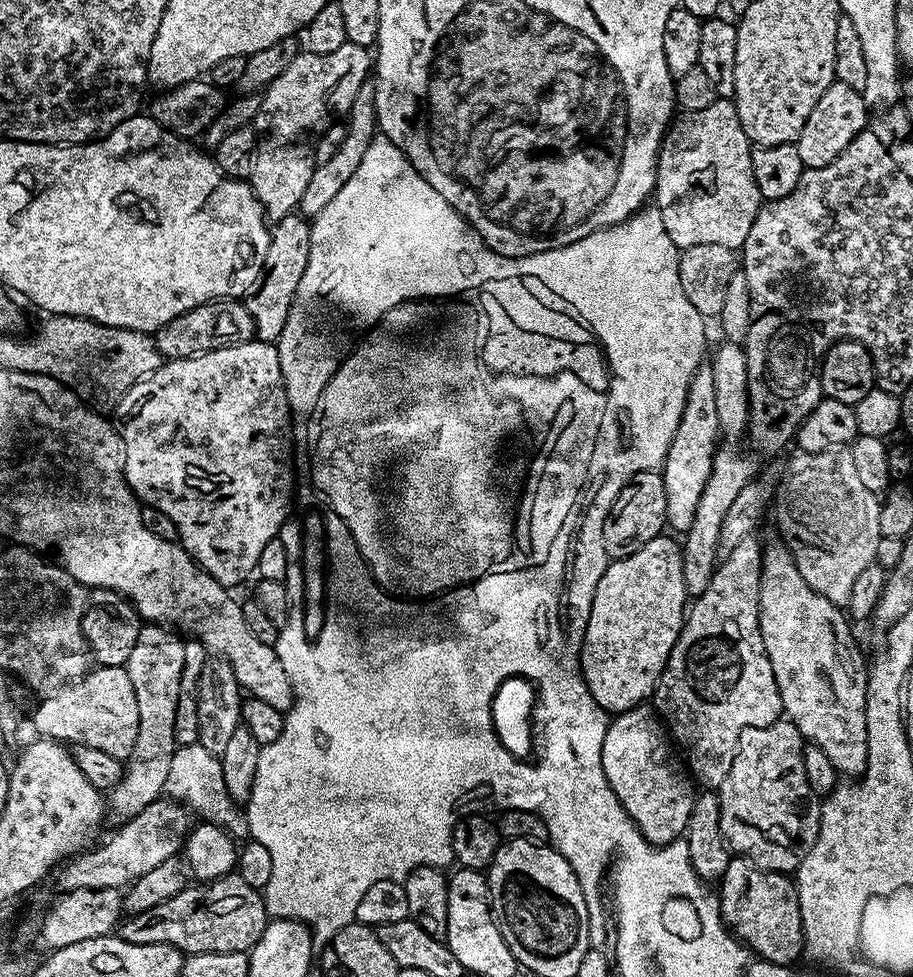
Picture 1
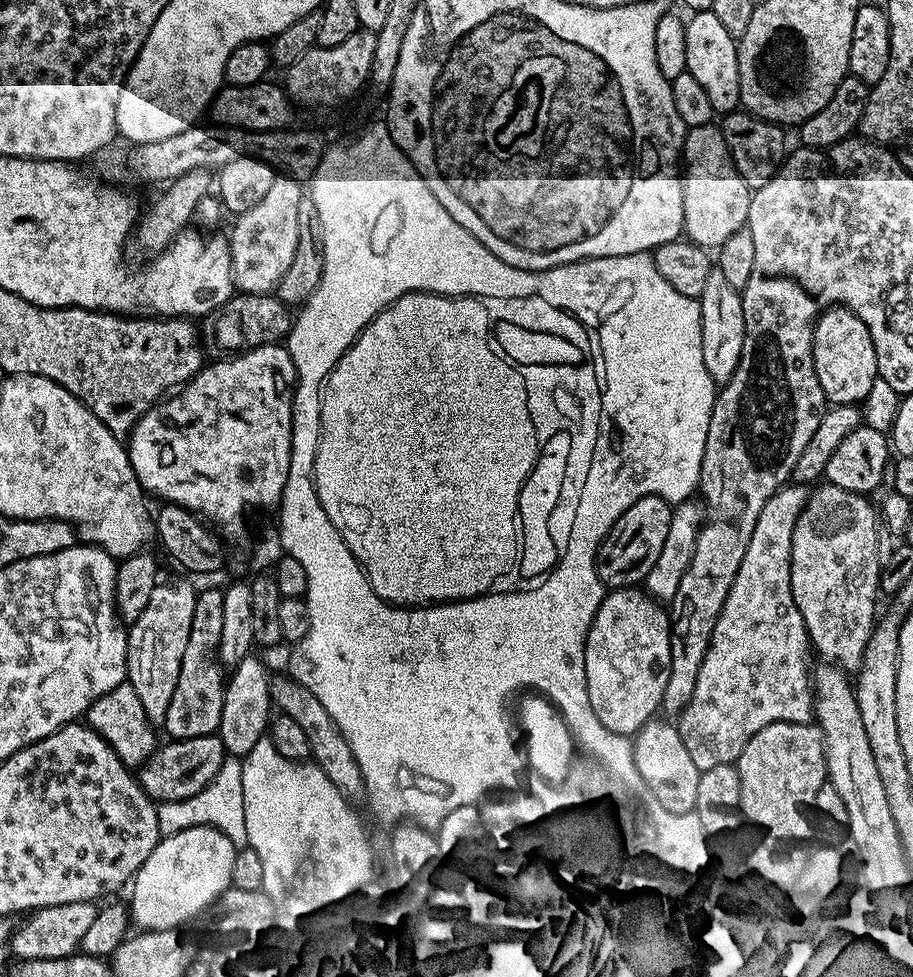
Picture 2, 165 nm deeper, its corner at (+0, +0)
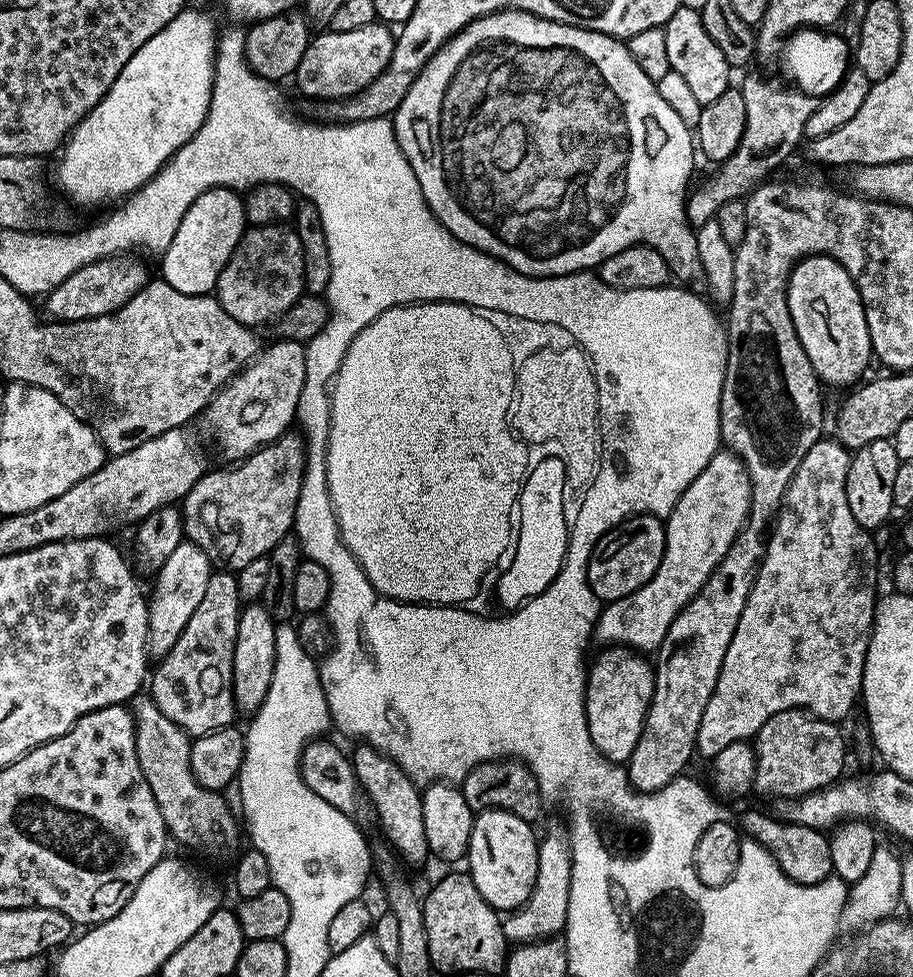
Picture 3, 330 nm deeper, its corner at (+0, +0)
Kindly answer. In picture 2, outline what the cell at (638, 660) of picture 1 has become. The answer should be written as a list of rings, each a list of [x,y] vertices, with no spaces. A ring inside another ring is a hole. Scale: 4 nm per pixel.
[[[639,587],[609,591],[586,634],[584,661],[590,706],[594,706],[598,722],[615,736],[635,737],[664,703],[666,682],[670,678],[672,625],[669,613],[660,608],[663,607]]]

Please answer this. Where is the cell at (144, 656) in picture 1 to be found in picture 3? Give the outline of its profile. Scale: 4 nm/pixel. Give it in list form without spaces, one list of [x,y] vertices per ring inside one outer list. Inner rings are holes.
[[[185,542],[170,553],[170,558],[166,558],[160,571],[155,573],[156,589],[150,592],[148,600],[148,650],[153,657],[164,657],[172,649],[174,642],[178,642],[178,634],[182,634],[182,630],[186,630],[186,622],[190,622],[194,610],[198,610],[202,597],[206,595],[206,585],[210,582],[213,571],[214,561],[198,545]]]

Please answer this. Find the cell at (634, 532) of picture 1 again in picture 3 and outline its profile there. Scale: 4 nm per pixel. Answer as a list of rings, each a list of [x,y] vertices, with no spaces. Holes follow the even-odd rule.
[[[629,516],[594,546],[588,559],[588,585],[601,602],[621,600],[634,594],[658,570],[664,553],[665,521],[658,516]]]

